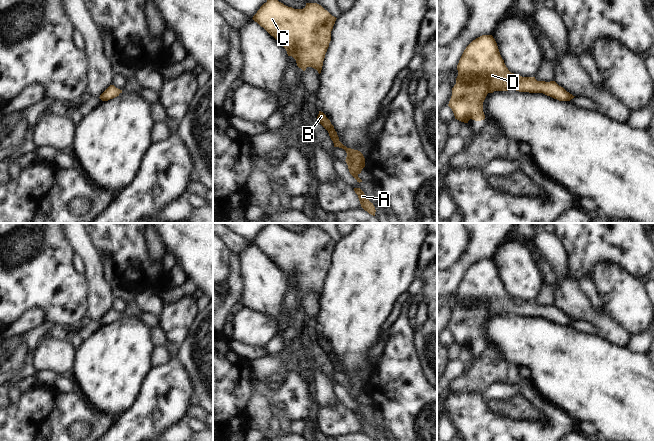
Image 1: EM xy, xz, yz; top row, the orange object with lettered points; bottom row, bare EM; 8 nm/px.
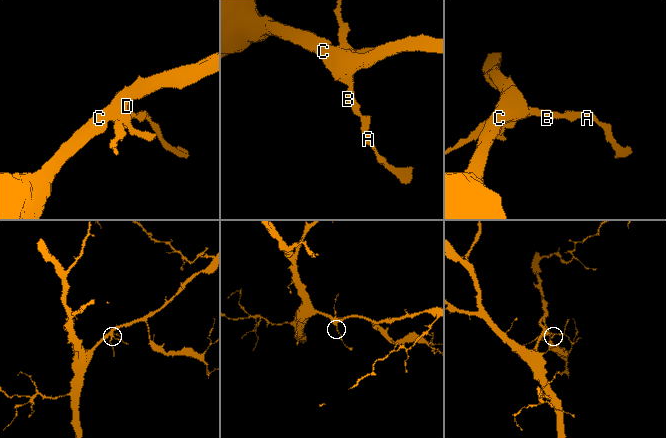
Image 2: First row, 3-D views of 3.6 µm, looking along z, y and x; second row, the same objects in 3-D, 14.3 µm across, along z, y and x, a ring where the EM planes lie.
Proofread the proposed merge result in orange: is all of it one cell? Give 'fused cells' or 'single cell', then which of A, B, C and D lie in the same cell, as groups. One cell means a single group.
single cell | A B C D

